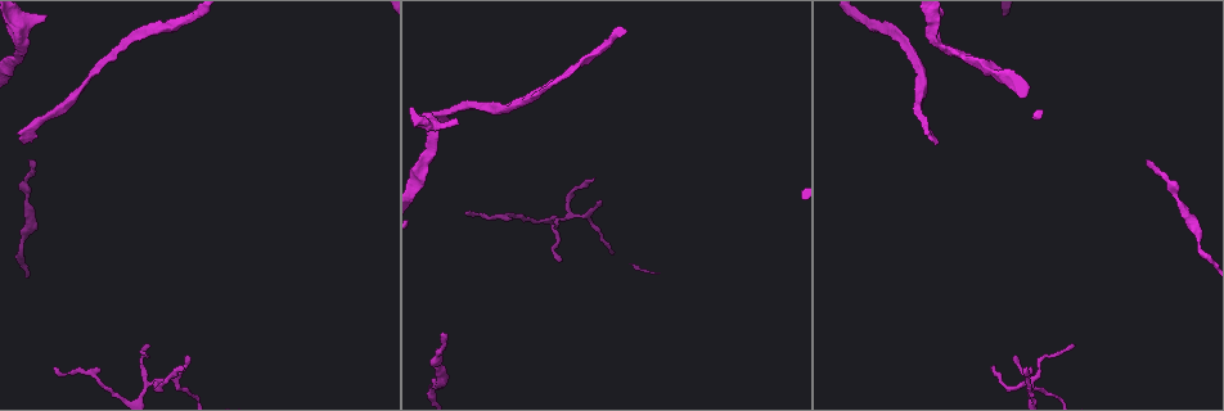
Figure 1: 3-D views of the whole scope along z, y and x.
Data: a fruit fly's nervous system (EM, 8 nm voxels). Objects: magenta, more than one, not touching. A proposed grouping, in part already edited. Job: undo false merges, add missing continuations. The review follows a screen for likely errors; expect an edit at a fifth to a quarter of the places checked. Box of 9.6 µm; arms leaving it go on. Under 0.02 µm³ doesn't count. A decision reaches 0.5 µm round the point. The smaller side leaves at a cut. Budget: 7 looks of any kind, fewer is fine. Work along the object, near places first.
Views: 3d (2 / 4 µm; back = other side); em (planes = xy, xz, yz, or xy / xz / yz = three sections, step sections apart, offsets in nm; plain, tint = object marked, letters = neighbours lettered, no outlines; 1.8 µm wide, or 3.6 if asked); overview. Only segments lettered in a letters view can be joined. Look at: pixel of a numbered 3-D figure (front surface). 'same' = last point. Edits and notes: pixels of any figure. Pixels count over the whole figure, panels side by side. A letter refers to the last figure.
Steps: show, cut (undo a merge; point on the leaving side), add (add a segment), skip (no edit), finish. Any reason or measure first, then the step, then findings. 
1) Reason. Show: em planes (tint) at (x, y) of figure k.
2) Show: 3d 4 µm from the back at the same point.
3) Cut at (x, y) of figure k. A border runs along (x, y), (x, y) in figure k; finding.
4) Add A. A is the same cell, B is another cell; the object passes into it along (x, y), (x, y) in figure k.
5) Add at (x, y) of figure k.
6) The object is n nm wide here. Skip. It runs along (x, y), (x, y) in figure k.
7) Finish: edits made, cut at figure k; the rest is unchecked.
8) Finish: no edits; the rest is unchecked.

Thin end. Show: 3d 4 µm at (937, 142) of figure 1.

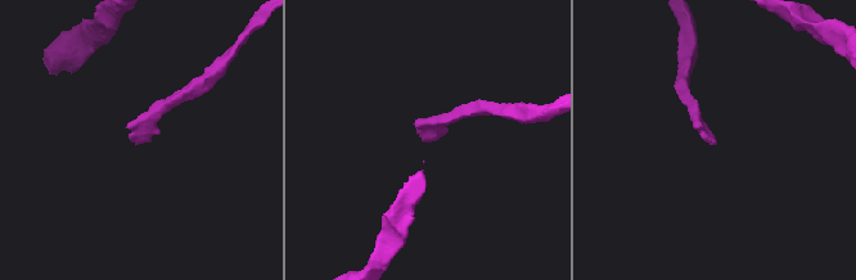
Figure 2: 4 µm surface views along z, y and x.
Now the EM. Show: em xz step 4 (letters) at (426, 140) of figure 2.

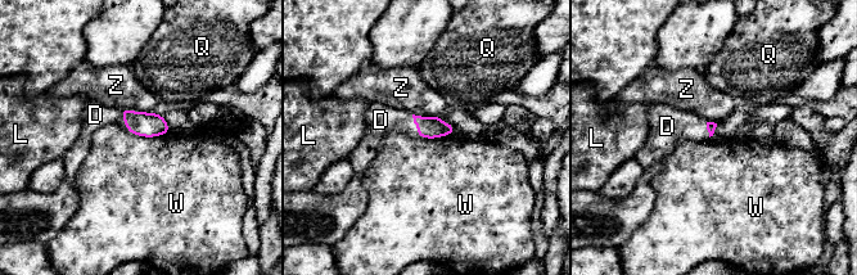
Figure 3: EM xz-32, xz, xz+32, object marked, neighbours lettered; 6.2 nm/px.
Cut it another way. Show: em planes (letters) at the same point.

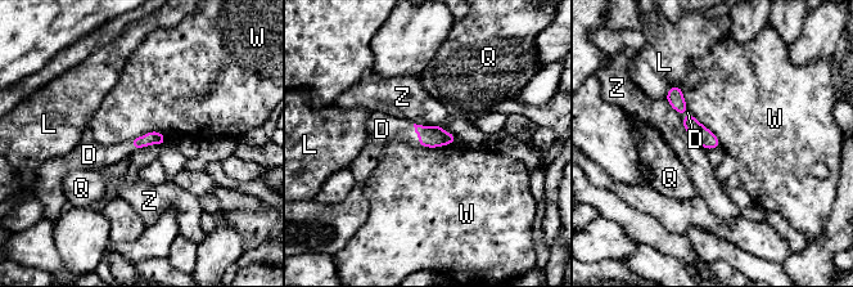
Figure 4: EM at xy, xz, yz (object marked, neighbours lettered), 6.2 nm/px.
Add D. D is the same cell, L, Q, W and Z are other cells; the object passes into it along (432, 137), (418, 135), (382, 129) in figure 4; the neuron continues.

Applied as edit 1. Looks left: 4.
Thin end. Show: em planes (letters) at (1147, 161) of figure 1.

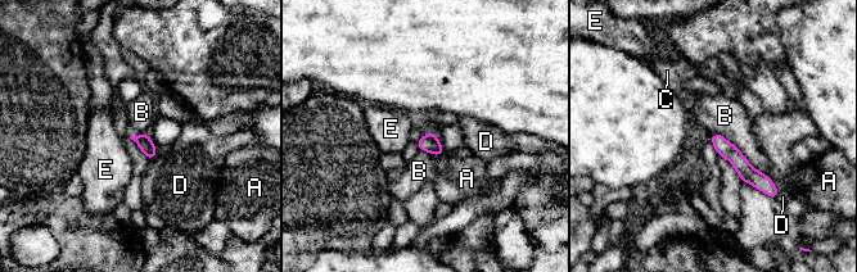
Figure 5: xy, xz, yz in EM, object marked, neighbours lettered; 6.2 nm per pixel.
The object is 90 nm wide here. Add C. C is the same cell, A, B, D and E are other cells; the object passes into it along (143, 140), (135, 136), (130, 131) in figure 5; the neuron continues.

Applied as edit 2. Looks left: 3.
See it whole again. Show: overview.

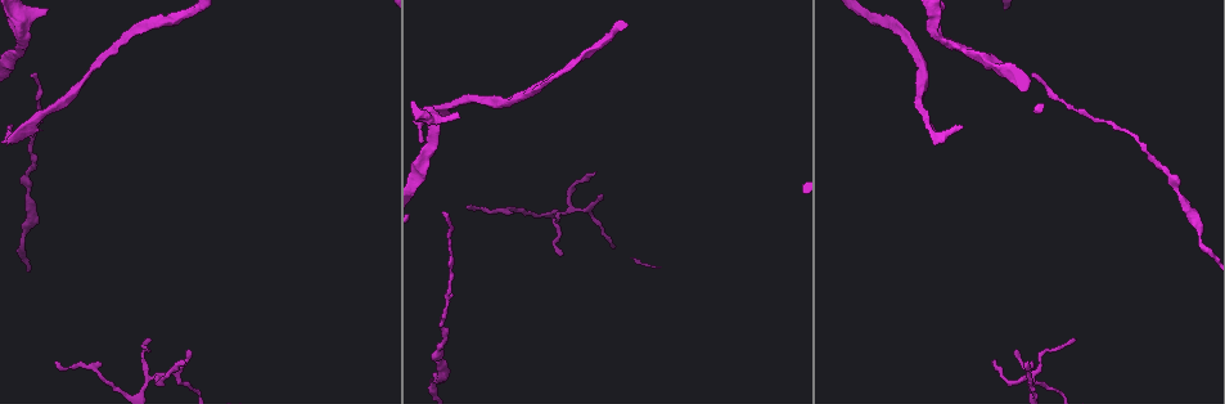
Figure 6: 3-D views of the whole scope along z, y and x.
Tapers out. Show: em planes (tint) at (1032, 76) of figure 6.

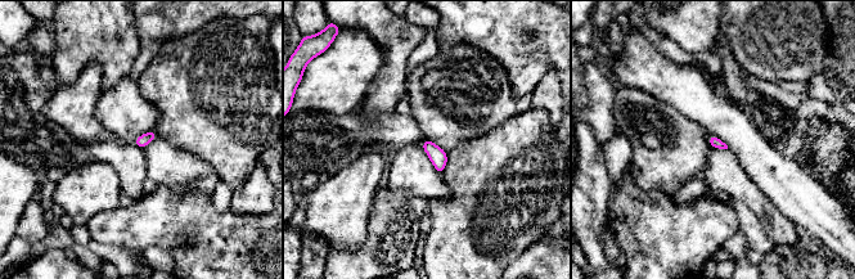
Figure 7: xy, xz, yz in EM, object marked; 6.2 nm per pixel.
Show: em planes (letters) at the same point.

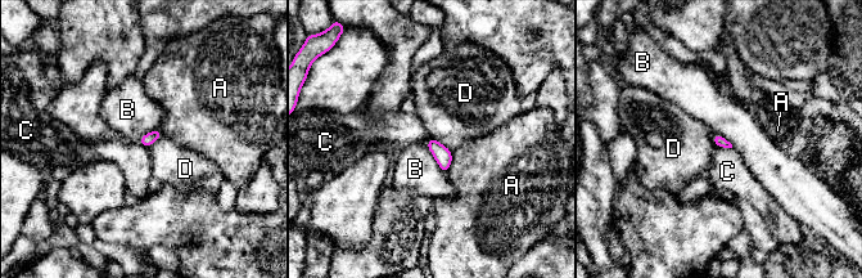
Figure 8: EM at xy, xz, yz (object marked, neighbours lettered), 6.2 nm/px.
Skip. A, B, C and D are other cells; no lettered segment goes on from it.

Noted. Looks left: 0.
Finish: edits made, add at figure 4, add at figure 5; the rest is unchecked.

